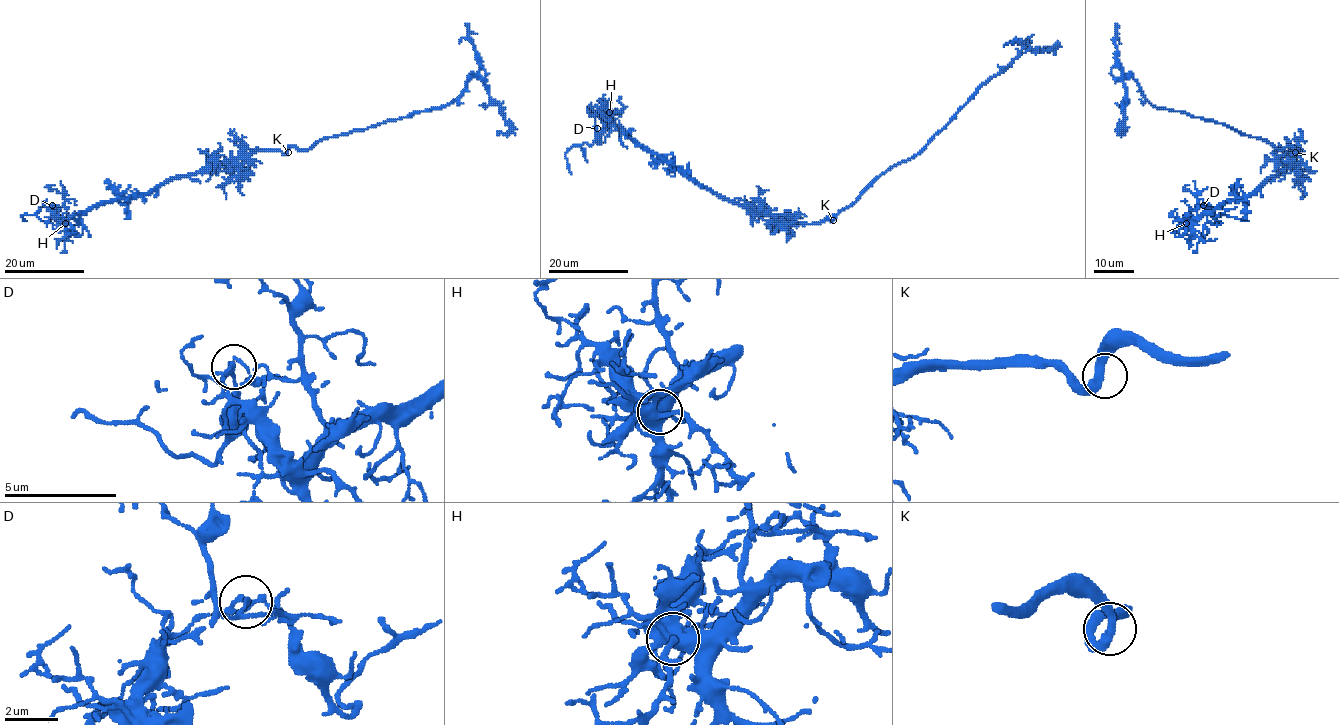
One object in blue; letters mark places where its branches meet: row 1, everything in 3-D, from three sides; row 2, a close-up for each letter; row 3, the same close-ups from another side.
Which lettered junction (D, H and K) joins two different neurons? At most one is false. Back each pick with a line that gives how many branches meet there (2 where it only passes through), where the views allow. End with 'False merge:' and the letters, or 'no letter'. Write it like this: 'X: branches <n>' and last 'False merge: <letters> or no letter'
D: branches 2
False merge: D

